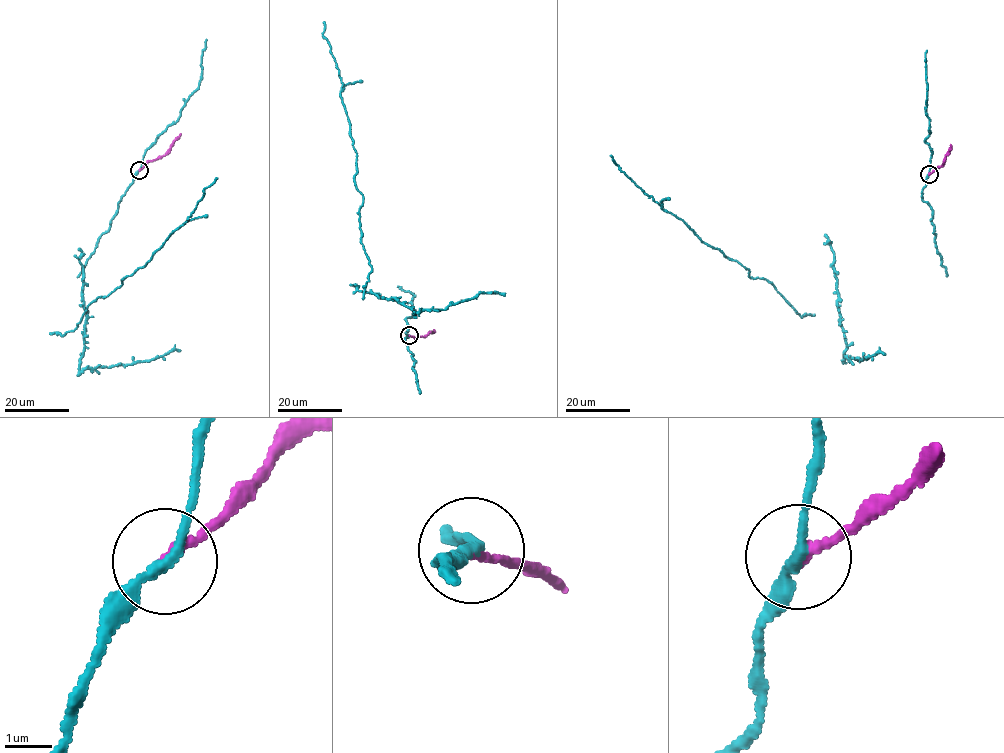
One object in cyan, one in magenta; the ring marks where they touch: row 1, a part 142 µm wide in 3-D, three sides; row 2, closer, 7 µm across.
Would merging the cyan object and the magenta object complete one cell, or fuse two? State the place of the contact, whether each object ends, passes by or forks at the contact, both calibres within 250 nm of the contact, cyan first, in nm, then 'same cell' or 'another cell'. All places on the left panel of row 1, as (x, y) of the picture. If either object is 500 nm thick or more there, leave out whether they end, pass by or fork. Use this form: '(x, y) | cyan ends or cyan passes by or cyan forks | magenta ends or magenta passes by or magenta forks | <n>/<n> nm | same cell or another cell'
(139, 170) | cyan passes by | magenta ends | 200/190 nm | another cell

